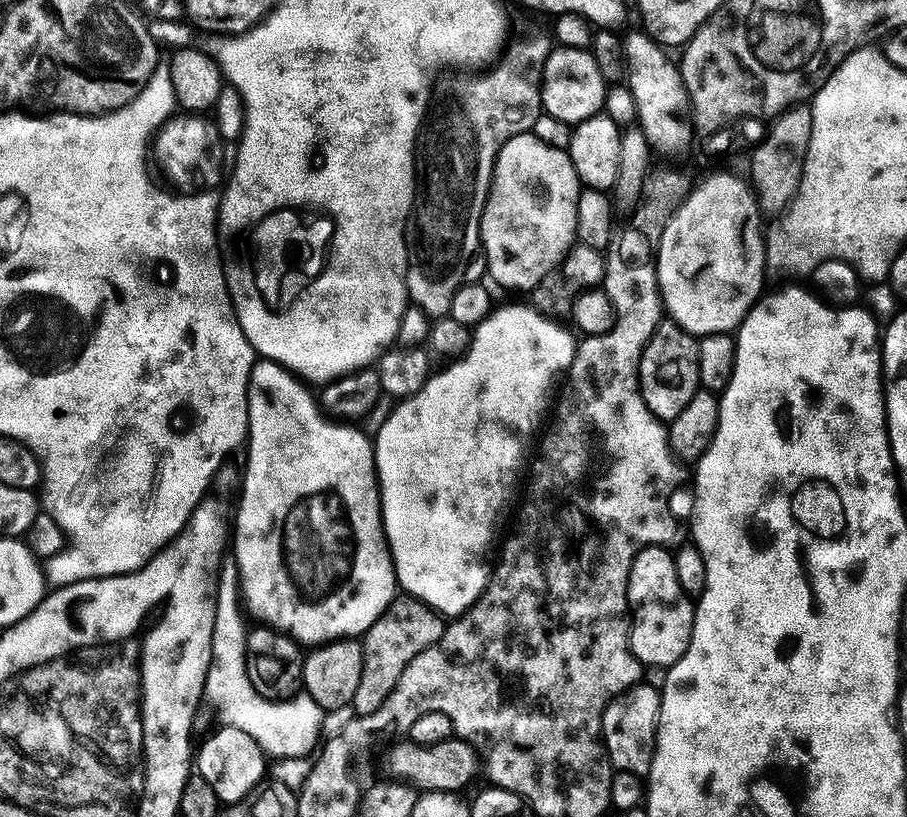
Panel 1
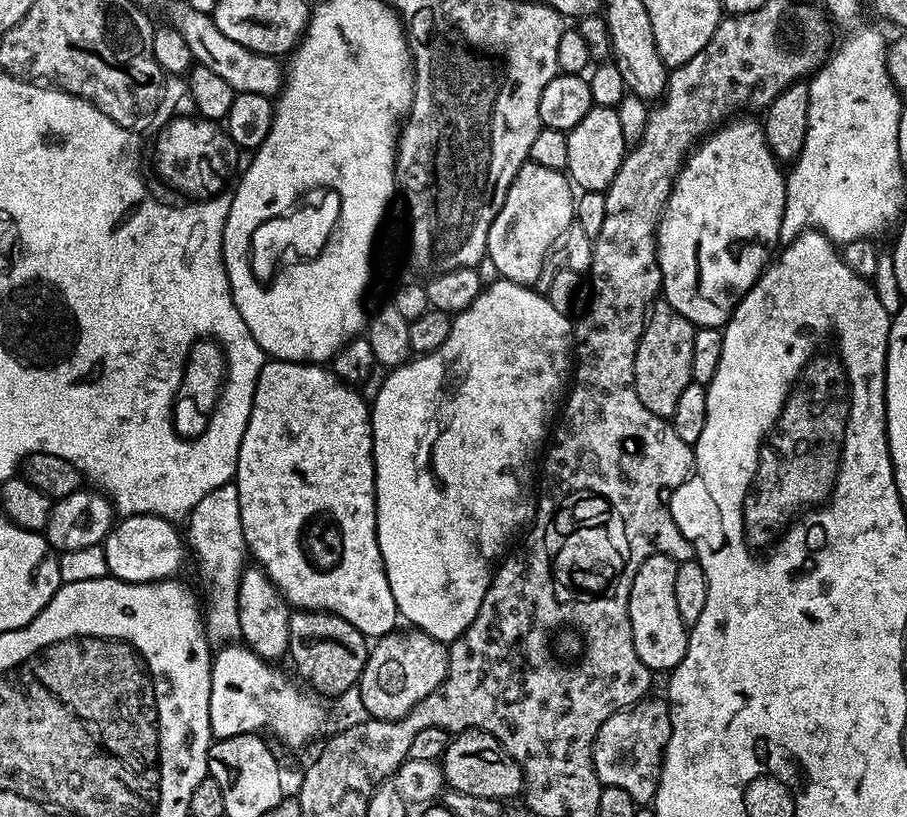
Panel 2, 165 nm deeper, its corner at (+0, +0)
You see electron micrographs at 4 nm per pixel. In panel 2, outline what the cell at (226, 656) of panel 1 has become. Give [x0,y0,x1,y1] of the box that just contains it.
[184,483,248,650]

